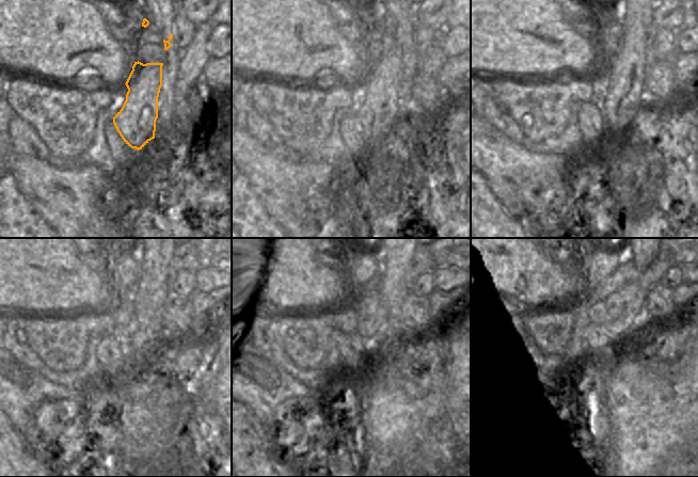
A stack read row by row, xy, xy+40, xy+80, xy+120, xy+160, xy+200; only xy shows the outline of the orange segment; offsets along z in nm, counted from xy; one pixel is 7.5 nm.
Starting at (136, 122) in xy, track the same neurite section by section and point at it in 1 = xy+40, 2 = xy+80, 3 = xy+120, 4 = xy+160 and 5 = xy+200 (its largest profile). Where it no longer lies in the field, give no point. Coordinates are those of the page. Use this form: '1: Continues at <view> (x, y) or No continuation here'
1: Continues at xy+40 (379, 113)
2: Continues at xy+80 (623, 101)
3: Continues at xy+120 (151, 292)
4: Continues at xy+160 (394, 259)
5: Continues at xy+200 (640, 259)

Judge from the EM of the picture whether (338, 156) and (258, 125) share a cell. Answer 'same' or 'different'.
same

